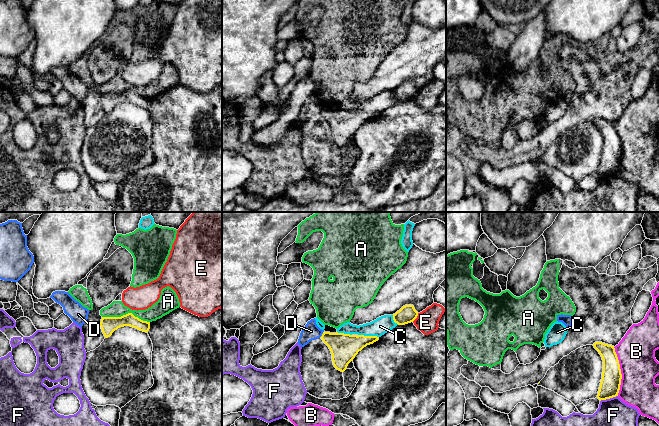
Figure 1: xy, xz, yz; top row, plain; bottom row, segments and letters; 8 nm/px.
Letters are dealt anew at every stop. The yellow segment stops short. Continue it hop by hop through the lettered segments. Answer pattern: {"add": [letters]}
{"add": []}

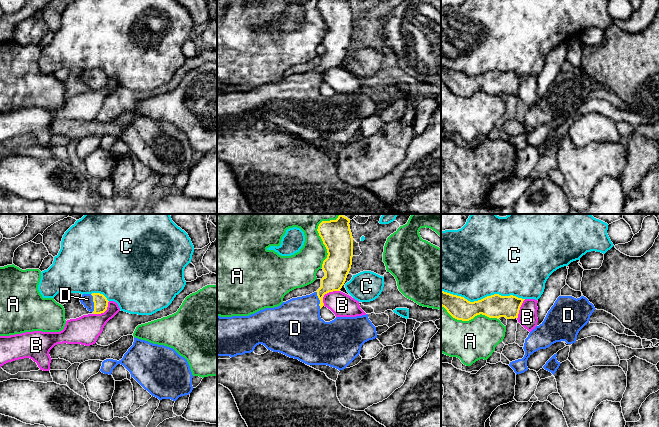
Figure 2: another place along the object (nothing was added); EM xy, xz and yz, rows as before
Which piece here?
{"add": ["D"]}

